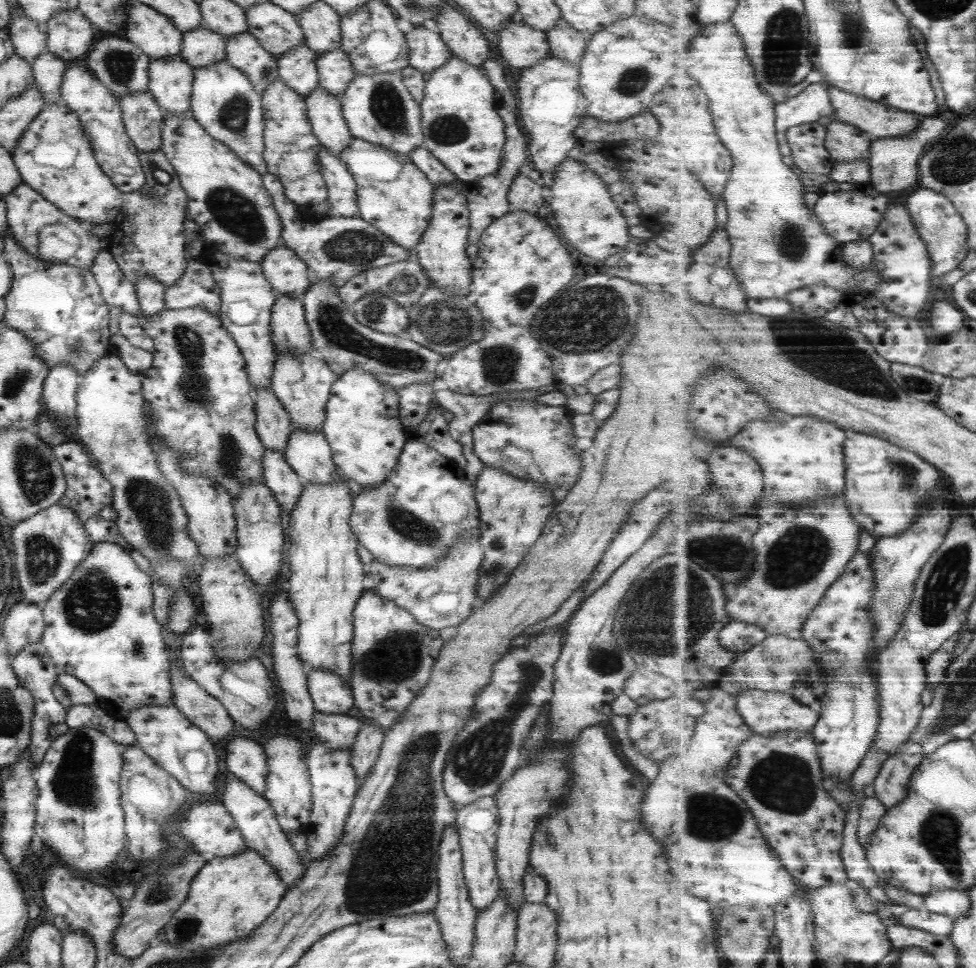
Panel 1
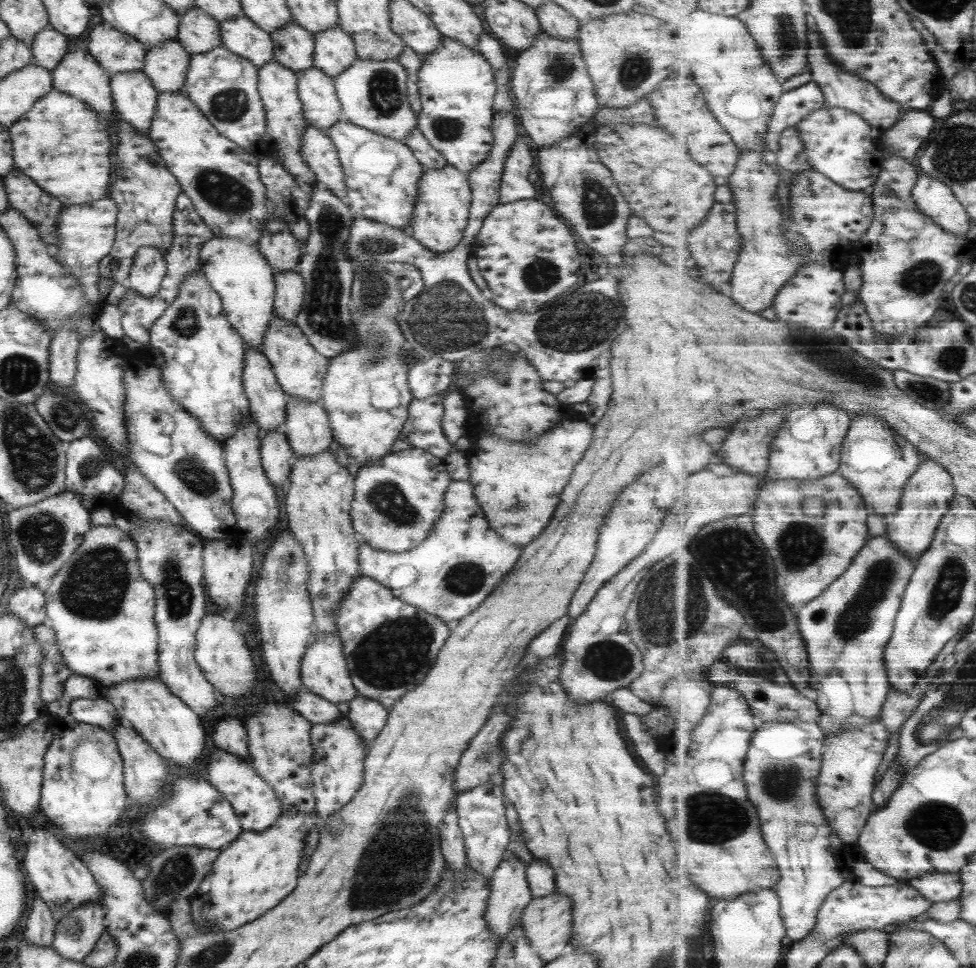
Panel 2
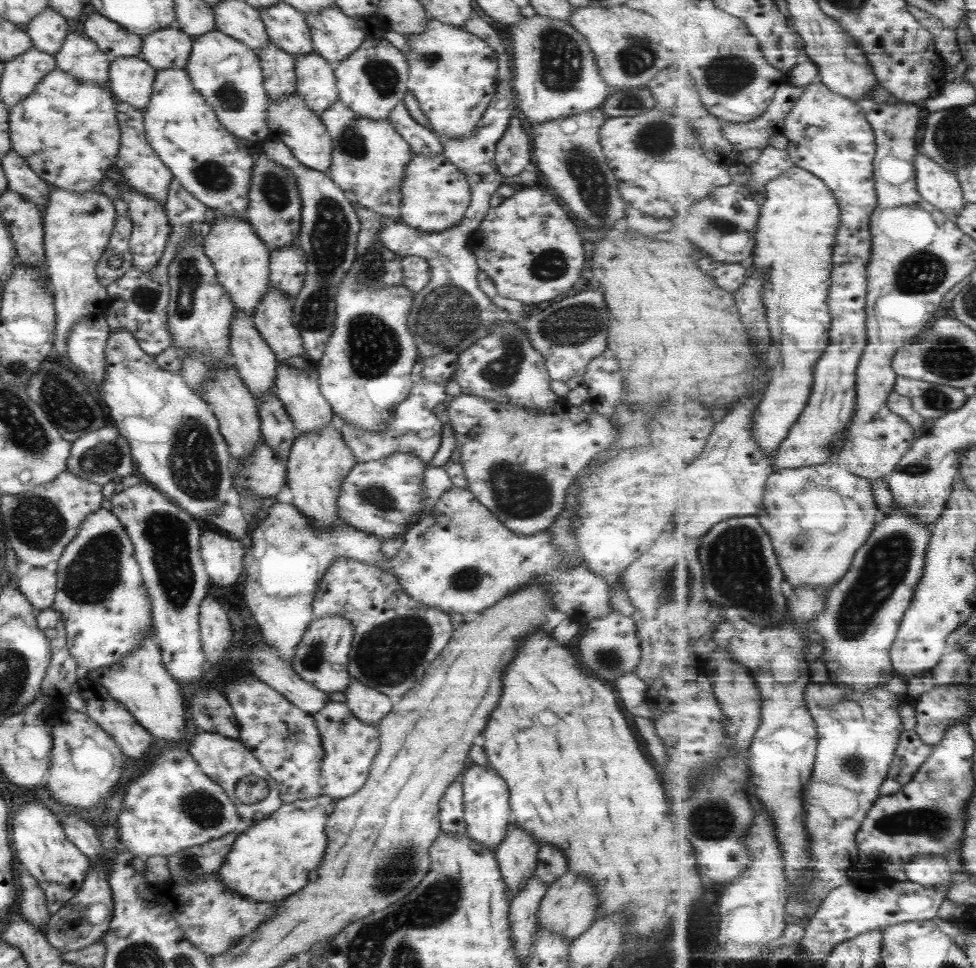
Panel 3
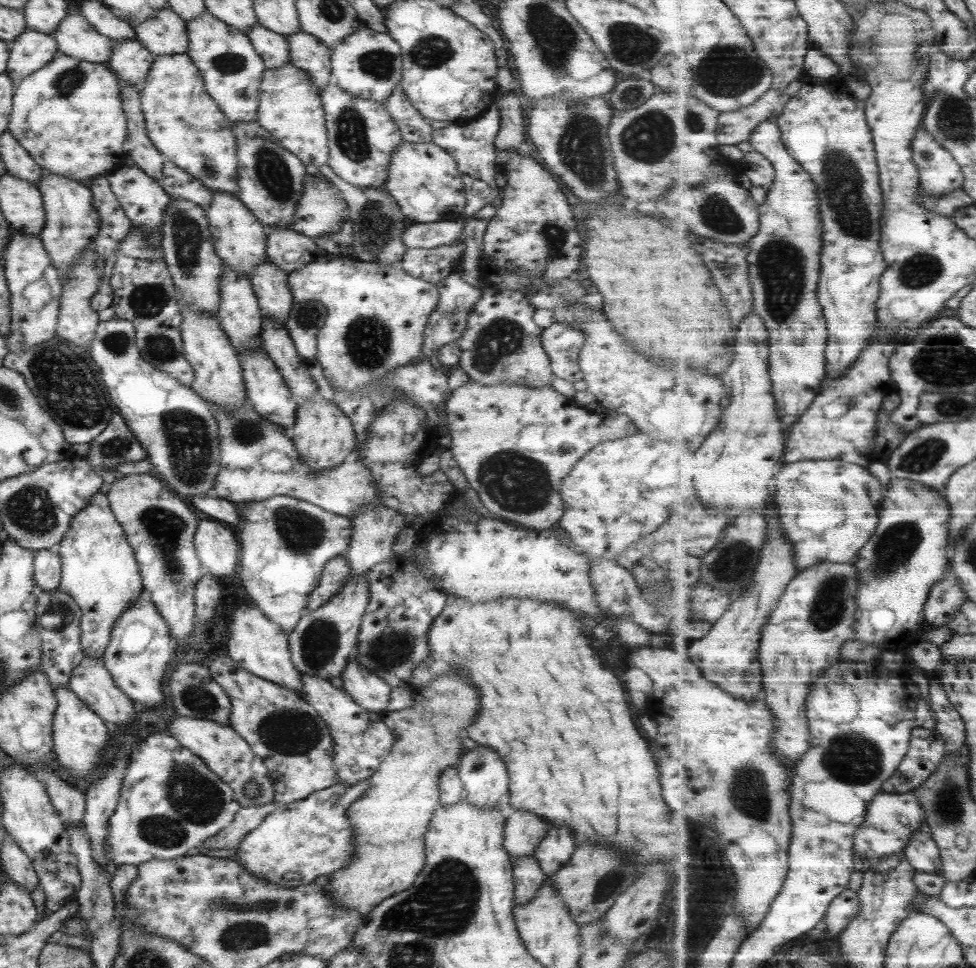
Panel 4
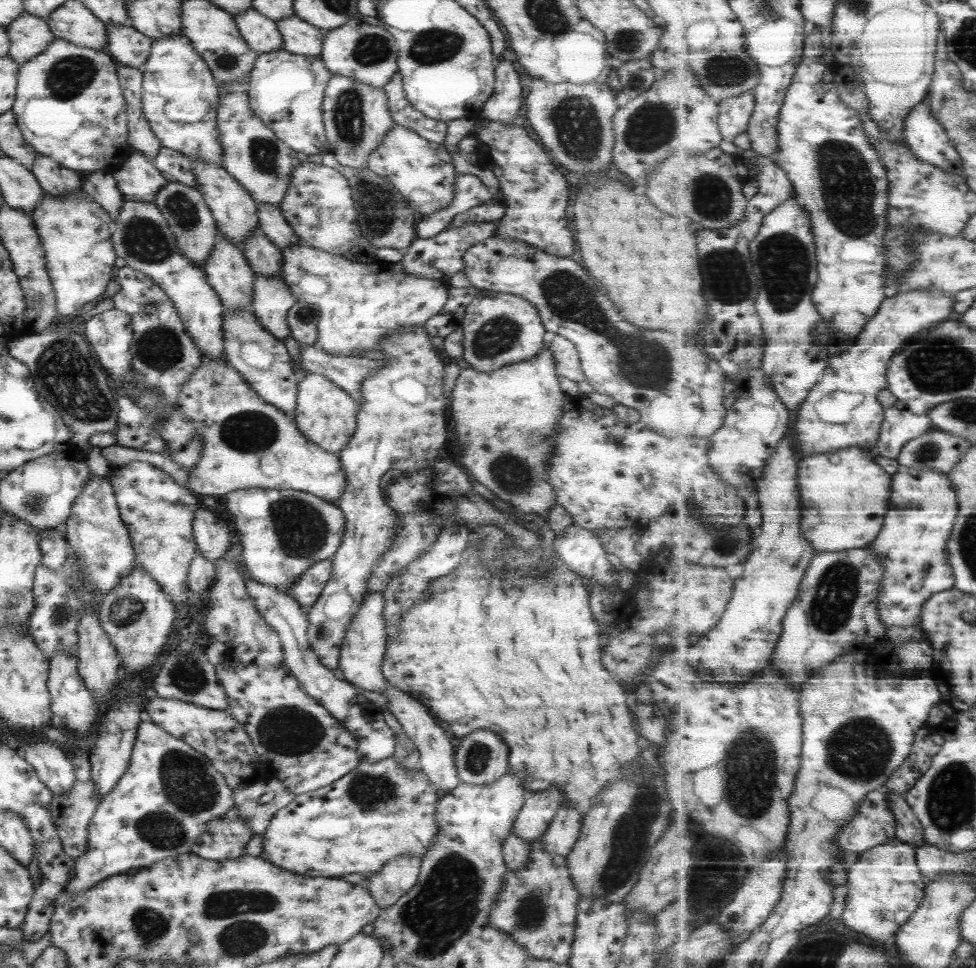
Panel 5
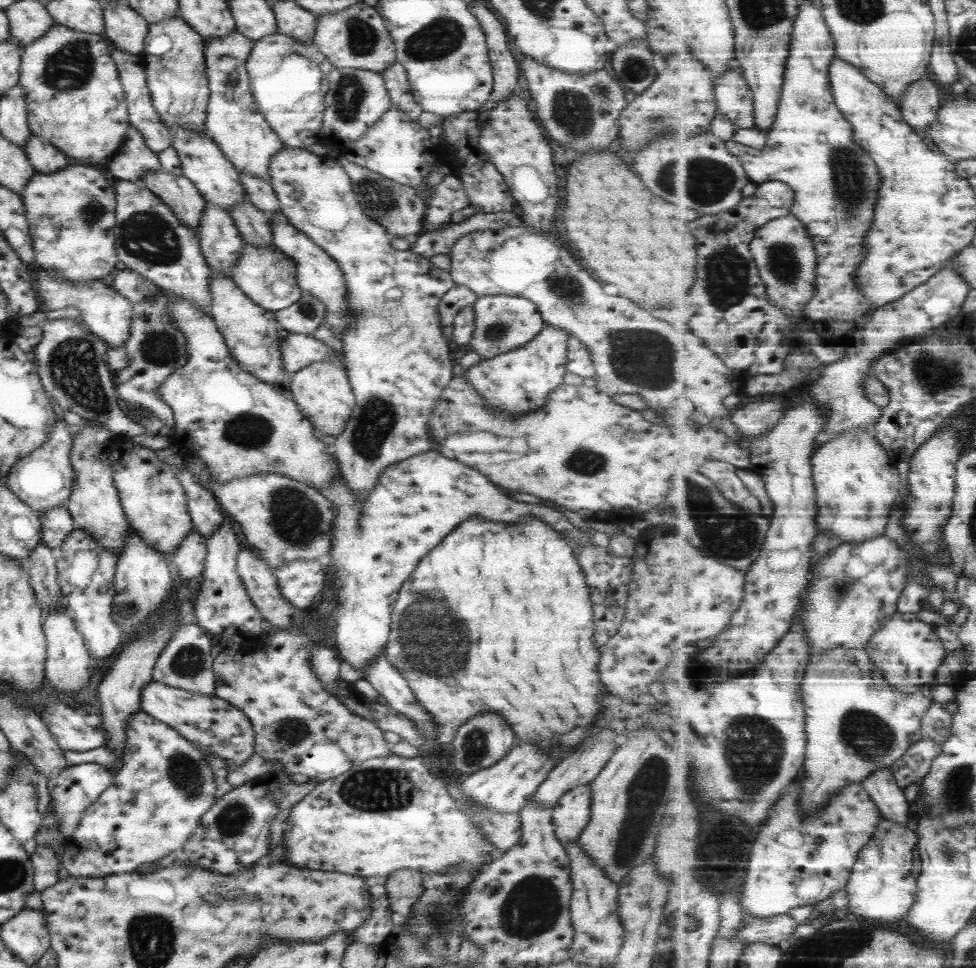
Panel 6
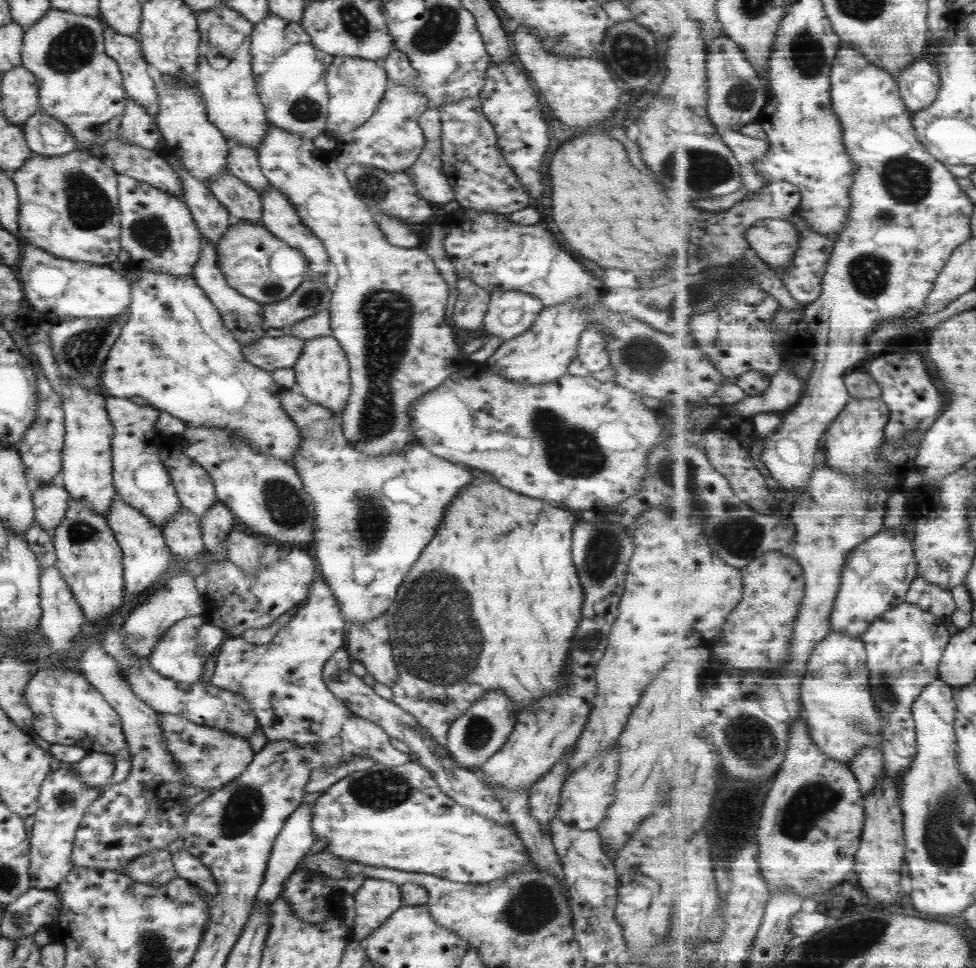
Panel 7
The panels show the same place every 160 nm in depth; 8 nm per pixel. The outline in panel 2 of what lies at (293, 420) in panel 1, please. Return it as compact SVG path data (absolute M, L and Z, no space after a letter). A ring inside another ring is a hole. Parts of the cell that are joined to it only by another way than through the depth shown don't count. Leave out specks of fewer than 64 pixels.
M274 314L265 329L259 348L269 361L277 384L284 395L297 396L301 400L319 401L328 359L314 350L297 325Z

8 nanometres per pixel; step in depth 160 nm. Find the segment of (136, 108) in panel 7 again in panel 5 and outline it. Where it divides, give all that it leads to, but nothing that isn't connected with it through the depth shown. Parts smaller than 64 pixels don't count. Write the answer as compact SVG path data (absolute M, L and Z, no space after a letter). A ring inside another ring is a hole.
M135 150L114 171L108 173L117 185L117 190L121 192L122 200L152 202L157 191L166 183L165 177L152 165L152 161Z

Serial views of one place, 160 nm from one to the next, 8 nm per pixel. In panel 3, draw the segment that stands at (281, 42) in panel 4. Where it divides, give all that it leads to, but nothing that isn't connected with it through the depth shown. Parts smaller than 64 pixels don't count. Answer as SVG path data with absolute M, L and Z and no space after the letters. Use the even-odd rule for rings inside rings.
M270 40L256 52L262 72L262 87L268 100L280 100L295 90L294 58L275 47Z

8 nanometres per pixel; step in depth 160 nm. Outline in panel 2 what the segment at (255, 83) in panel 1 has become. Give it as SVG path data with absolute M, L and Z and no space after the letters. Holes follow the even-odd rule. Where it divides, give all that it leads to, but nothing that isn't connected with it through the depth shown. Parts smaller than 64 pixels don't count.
M245 16L233 17L218 24L222 45L227 51L245 58L259 68L272 60L270 34L259 29Z

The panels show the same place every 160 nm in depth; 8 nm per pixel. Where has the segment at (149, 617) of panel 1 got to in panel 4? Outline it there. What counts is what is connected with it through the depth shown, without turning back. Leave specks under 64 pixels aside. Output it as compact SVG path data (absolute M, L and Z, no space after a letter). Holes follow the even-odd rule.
M99 490L93 493L91 500L85 504L85 508L73 515L65 537L59 541L55 549L60 558L60 581L57 589L69 595L81 610L78 624L81 652L84 657L100 658L107 646L115 621L129 605L137 601L139 593L143 592L138 569L140 560L135 555L135 551L129 547L121 526L111 513L107 496L101 494Z

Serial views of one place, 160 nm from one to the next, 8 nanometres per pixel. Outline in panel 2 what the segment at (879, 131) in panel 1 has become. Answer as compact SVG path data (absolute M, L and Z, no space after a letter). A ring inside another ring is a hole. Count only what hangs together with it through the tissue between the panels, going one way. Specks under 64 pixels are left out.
M811 18L808 24L808 39L810 42L809 70L812 72L813 81L818 82L824 92L826 104L839 108L848 108L860 114L876 131L881 129L890 130L897 122L901 121L908 108L885 96L877 85L868 80L863 80L855 72L849 72L845 69L845 66L837 65L837 61L833 61L833 58L829 57L829 50L828 46L824 44L824 37L821 37L821 33L817 31Z

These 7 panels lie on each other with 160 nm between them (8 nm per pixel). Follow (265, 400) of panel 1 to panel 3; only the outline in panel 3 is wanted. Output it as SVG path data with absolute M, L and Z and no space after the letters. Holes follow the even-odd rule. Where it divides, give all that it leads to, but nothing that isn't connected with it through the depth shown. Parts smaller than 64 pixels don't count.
M234 308L234 315L232 316L229 328L228 349L232 366L236 369L237 376L240 377L241 382L251 393L251 396L259 400L259 396L269 394L273 389L277 363L275 355L254 327L251 317L248 314L244 314L242 310Z

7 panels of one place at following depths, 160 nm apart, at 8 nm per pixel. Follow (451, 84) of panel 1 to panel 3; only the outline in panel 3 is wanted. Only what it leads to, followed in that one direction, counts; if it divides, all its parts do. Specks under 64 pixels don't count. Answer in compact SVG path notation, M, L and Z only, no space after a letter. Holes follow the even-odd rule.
M425 14L423 21L423 33L409 34L406 36L409 51L403 53L408 66L406 87L409 94L415 97L423 117L429 123L429 130L436 136L447 138L467 138L477 127L485 107L495 94L497 58L491 46L474 34L467 33L463 29L457 29L449 24L441 23L441 20L433 19Z

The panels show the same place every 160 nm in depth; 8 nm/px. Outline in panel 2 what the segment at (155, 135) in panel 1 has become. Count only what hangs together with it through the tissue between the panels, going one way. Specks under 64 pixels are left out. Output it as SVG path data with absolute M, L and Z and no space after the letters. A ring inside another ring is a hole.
M140 70L116 72L109 86L116 118L147 135L158 95L150 80Z

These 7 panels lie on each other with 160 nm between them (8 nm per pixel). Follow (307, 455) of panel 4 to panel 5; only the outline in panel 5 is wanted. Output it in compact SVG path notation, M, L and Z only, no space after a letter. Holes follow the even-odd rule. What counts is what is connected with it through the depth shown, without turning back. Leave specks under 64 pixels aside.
M305 374L298 378L294 421L299 432L325 451L337 454L350 439L356 427L358 403L336 384L319 374Z

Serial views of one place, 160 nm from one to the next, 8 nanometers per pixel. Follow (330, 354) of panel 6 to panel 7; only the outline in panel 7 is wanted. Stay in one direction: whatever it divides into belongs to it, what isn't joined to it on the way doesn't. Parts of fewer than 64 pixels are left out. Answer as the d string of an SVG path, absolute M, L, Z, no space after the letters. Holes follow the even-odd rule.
M288 334L280 337L262 336L241 346L241 352L249 364L272 373L277 368L292 368L303 345L303 339Z

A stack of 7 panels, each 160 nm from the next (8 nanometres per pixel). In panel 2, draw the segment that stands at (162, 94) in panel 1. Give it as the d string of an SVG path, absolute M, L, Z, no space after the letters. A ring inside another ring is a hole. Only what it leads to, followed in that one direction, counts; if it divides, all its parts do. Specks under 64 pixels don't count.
M173 38L145 52L140 71L158 93L180 91L188 69L189 56Z

